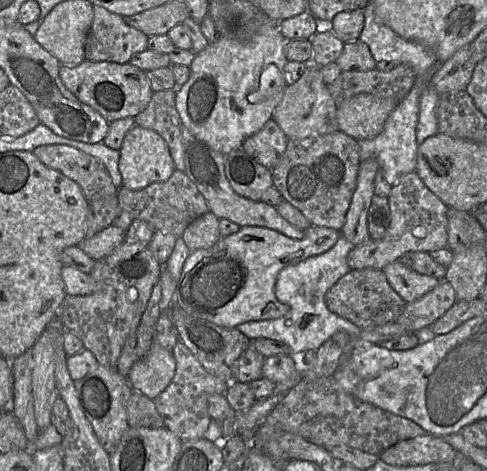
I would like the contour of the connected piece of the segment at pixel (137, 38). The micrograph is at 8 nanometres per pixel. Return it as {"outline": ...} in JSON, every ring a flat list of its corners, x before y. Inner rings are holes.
{"outline":[[93,5,94,18,85,41,85,57,90,61,129,63,137,53,147,50,148,36,126,23,123,16]]}

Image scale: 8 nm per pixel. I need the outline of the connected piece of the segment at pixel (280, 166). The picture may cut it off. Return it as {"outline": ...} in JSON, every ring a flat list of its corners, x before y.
{"outline":[[344,132,288,139,280,162,272,169,273,186,311,225,340,231,356,189,360,163,359,141]]}

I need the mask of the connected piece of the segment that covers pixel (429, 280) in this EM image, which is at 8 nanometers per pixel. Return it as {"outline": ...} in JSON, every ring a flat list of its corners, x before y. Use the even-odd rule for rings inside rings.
{"outline":[[398,260,382,270,390,286,407,304,420,299,441,282,434,277,413,271]]}

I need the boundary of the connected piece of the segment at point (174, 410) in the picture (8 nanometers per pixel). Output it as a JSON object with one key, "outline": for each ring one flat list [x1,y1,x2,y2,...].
{"outline":[[178,341,171,352,176,361,175,375,168,387,154,398,153,402,163,418,164,427,180,440,200,439,212,421,208,410,208,398,213,394,225,395,230,382,207,372,183,342]]}

